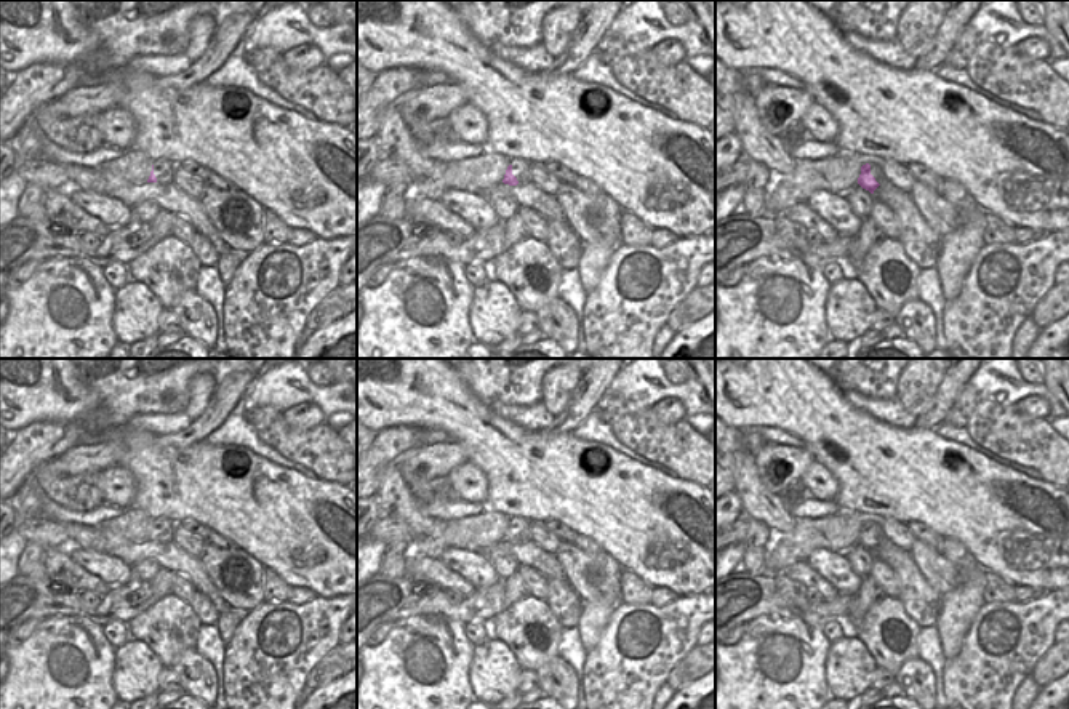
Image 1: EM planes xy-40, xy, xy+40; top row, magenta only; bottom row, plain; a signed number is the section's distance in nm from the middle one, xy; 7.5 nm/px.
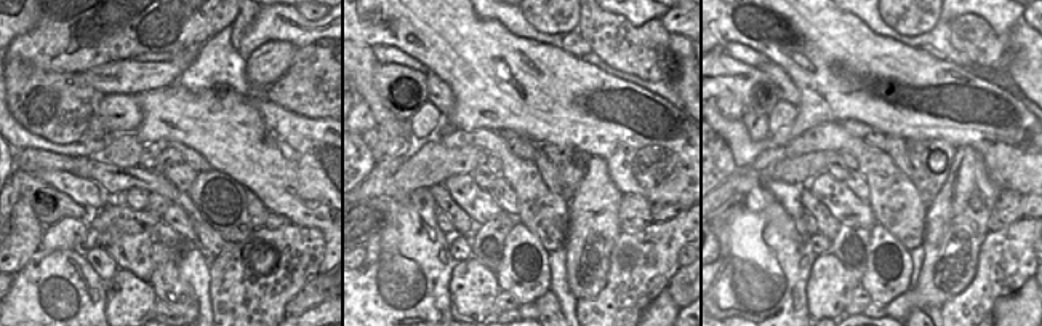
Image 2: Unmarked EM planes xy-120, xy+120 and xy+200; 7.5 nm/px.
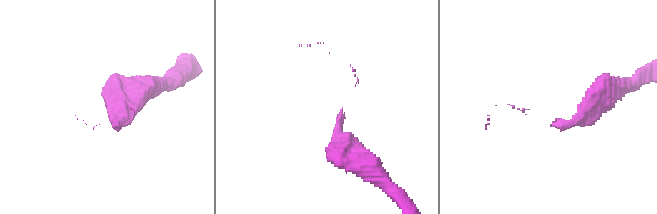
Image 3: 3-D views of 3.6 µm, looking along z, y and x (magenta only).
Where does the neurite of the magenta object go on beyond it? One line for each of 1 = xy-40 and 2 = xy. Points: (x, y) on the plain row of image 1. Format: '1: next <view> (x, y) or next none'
1: next none
2: next none

